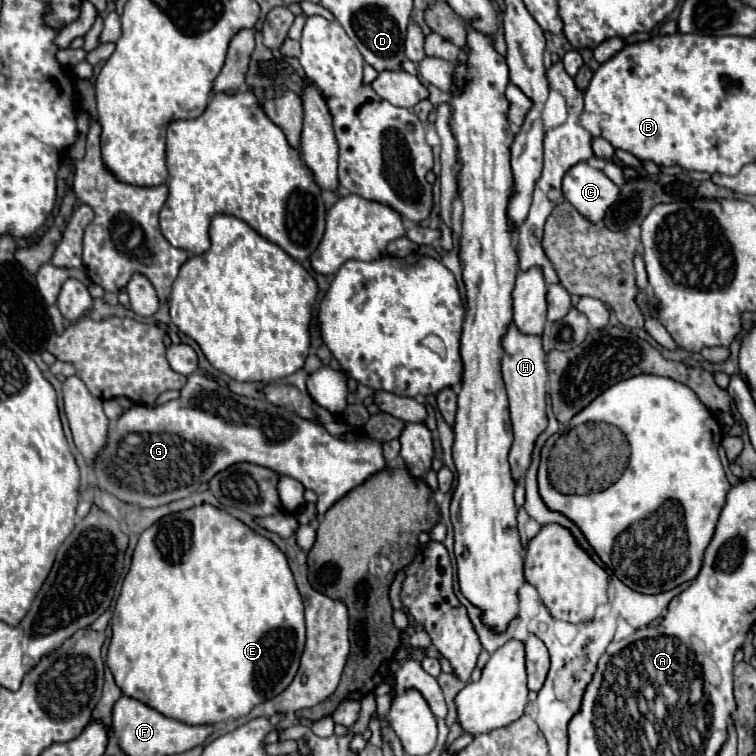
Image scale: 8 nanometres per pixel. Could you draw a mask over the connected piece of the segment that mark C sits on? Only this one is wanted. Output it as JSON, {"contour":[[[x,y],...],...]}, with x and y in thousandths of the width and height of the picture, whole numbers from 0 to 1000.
{"contour":[[[765,214],[746,230],[743,254],[749,265],[780,294],[794,294],[799,288],[799,278],[804,278],[804,272],[815,267],[815,257],[820,257],[815,243],[778,214]]]}

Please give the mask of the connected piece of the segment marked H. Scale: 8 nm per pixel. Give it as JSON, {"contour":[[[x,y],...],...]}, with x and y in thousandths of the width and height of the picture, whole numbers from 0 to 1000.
{"contour":[[[672,429],[672,437],[664,444],[664,460],[667,460],[664,495],[672,516],[675,556],[680,569],[680,587],[675,595],[675,619],[677,619],[677,630],[685,635],[685,632],[693,632],[701,616],[706,582],[722,566],[722,503],[725,503],[722,468],[717,463],[714,444],[690,442],[680,429]]]}

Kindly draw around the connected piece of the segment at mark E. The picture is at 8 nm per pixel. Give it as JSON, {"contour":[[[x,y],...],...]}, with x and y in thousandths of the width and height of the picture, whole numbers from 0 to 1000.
{"contour":[[[267,667],[262,672],[251,672],[243,677],[217,683],[204,696],[198,696],[196,701],[188,704],[188,709],[180,720],[177,735],[175,735],[172,757],[161,772],[161,783],[159,783],[159,791],[153,796],[153,807],[148,815],[148,847],[146,847],[140,878],[143,878],[153,905],[159,907],[159,913],[167,921],[180,923],[180,926],[190,929],[193,934],[209,939],[212,944],[238,952],[243,958],[254,958],[254,960],[288,958],[288,955],[299,955],[304,950],[325,947],[339,931],[360,926],[365,918],[376,915],[384,907],[386,897],[392,894],[394,878],[397,878],[402,841],[405,841],[402,796],[392,778],[389,762],[381,754],[381,743],[378,743],[376,733],[370,733],[370,728],[365,728],[365,722],[360,722],[360,717],[354,717],[352,712],[344,712],[339,704],[333,704],[323,690],[312,688],[310,683],[304,683],[278,667]]]}

